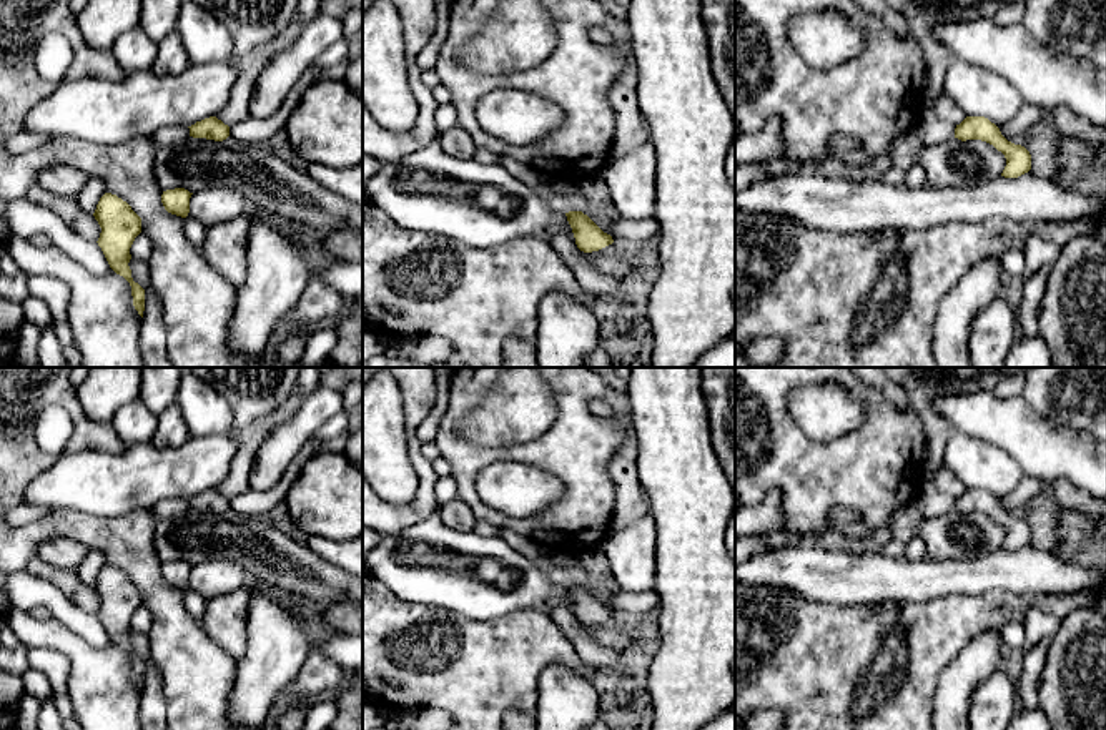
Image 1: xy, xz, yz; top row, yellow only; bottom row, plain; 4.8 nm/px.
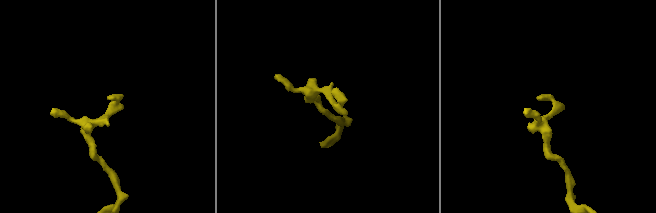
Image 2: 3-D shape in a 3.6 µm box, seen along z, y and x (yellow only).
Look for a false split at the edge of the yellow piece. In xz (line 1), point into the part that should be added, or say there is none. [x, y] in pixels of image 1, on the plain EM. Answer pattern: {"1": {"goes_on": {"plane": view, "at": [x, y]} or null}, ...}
{"1": {"goes_on": null}}

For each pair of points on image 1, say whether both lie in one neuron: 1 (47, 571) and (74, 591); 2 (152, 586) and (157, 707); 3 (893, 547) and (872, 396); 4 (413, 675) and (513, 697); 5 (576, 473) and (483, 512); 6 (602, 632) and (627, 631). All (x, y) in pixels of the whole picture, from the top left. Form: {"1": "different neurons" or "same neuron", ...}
{"1": "same neuron", "2": "different neurons", "3": "different neurons", "4": "same neuron", "5": "same neuron", "6": "same neuron"}

